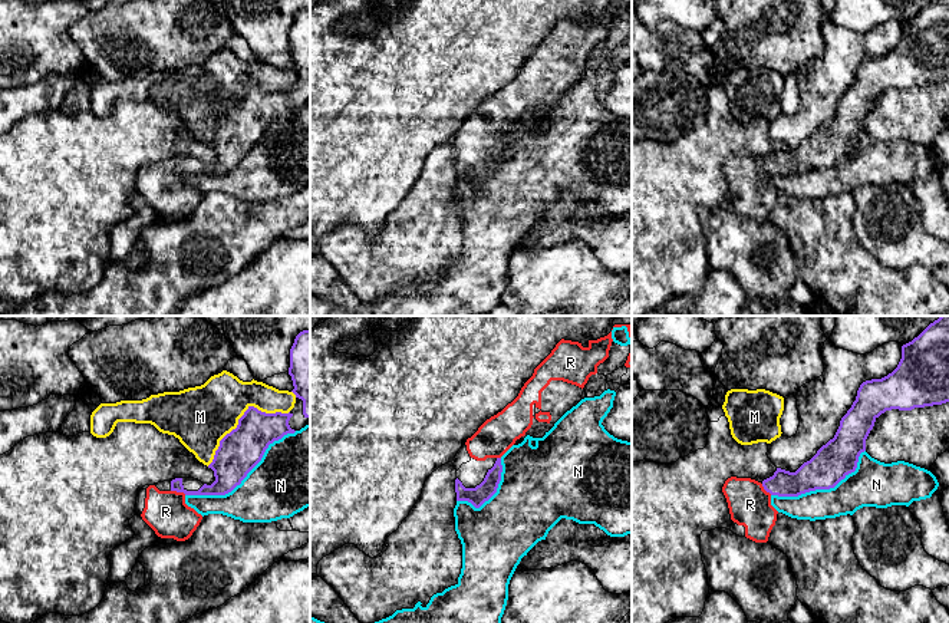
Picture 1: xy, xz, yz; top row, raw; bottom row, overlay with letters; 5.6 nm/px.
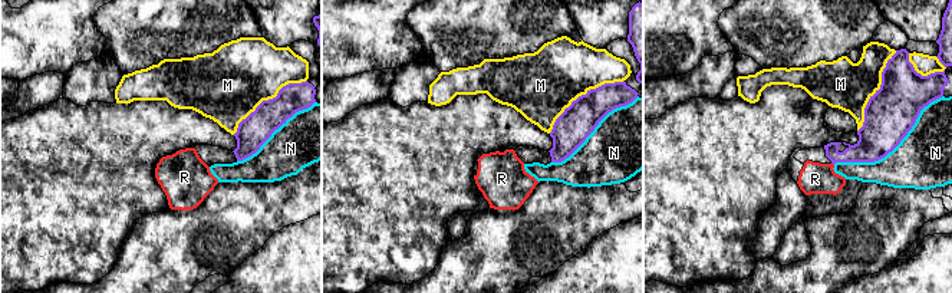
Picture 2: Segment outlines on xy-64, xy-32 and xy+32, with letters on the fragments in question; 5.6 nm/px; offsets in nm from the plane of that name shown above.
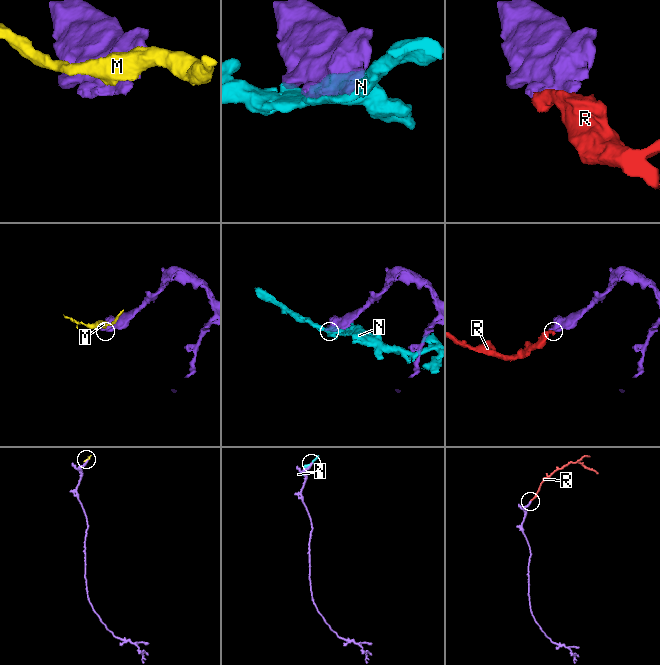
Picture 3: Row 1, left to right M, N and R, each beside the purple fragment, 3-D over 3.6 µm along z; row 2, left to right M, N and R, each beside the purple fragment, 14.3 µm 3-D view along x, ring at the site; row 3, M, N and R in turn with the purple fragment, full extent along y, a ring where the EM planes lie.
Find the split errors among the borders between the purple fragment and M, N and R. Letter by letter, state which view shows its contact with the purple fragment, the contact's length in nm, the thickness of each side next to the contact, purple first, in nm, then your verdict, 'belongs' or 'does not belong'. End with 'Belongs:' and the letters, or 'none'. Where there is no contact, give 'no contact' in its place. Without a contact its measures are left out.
M: contact in xy; length 550 nm; calibres 240 and 340 nm; does not belong
N: contact in xy; length 700 nm; calibres 240 and 380 nm; does not belong
R: contact in xy; length 90 nm; calibres 100 and 240 nm; belongs
Belongs: R

